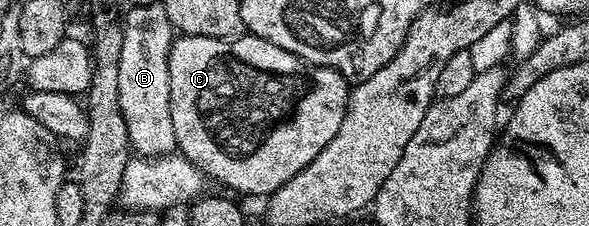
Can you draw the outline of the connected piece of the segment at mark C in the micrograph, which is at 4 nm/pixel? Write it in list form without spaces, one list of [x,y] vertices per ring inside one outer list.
[[[249,34],[240,35],[235,40],[179,35],[168,54],[168,74],[170,75],[172,130],[176,134],[177,151],[191,160],[211,181],[219,180],[224,187],[231,188],[231,190],[226,189],[231,193],[243,192],[246,196],[262,196],[261,198],[269,197],[271,192],[284,186],[284,182],[300,174],[300,170],[304,170],[304,166],[308,166],[312,158],[316,158],[316,154],[320,154],[320,150],[324,150],[324,146],[328,146],[328,142],[336,138],[336,130],[340,130],[340,122],[344,122],[346,101],[350,99],[351,94],[348,82],[336,70],[310,64],[288,50],[280,50],[280,46],[272,46],[272,42],[264,38]]]

